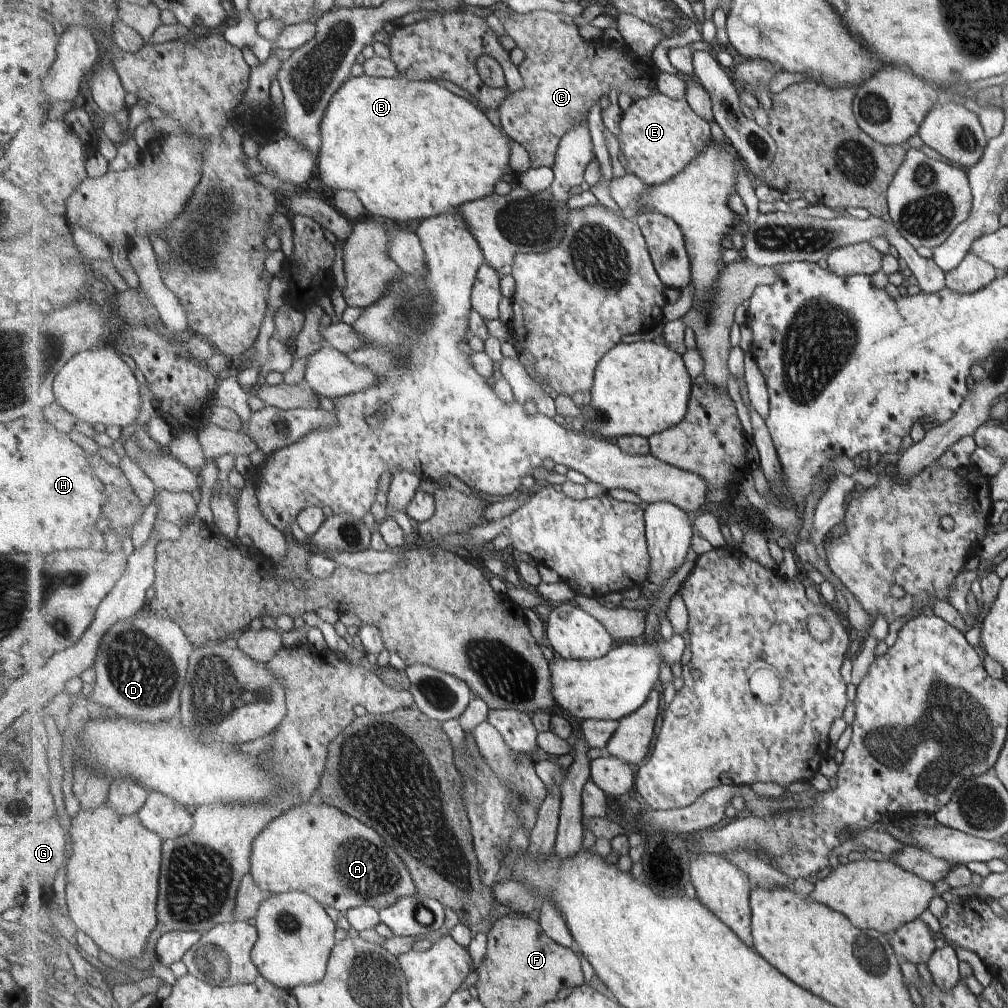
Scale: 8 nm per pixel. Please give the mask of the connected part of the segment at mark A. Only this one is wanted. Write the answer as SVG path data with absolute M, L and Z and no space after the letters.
M305 802L276 816L253 841L251 862L250 873L259 888L267 894L275 896L301 891L315 897L325 908L335 908L342 914L365 905L373 906L380 911L393 906L400 898L418 893L408 866L405 866L405 862L397 856L397 852L391 846L383 844L383 838L379 838L377 832L329 804Z

